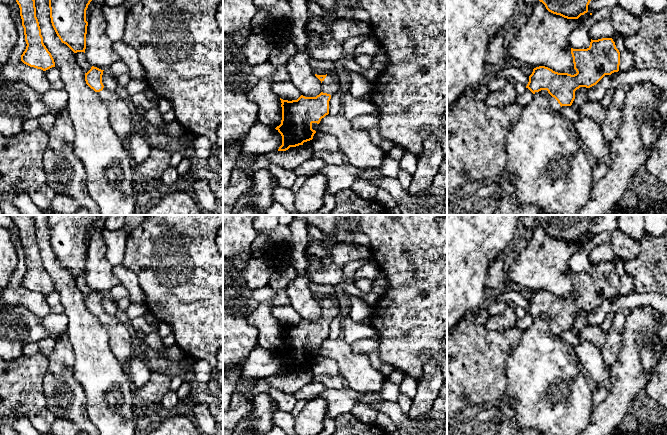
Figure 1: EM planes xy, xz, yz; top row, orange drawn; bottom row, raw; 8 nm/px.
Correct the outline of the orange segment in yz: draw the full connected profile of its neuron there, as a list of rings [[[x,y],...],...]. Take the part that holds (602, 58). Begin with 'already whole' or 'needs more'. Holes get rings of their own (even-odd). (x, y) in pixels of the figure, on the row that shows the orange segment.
needs more; [[[612,38],[591,39],[590,46],[587,49],[571,48],[571,54],[576,74],[558,73],[548,67],[539,66],[533,69],[526,86],[533,94],[541,90],[547,91],[550,94],[551,108],[556,111],[562,106],[571,106],[575,99],[575,91],[580,87],[590,88],[596,85],[605,75],[611,75],[619,71],[620,52]]]

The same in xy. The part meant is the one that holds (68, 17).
already whole; [[[49,0],[52,26],[61,42],[74,53],[85,53],[88,26],[86,10],[91,1]]]

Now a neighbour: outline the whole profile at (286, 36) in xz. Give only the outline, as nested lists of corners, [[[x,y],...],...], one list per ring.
[[[288,23],[284,27],[281,34],[279,36],[275,37],[273,40],[275,45],[282,44],[282,43],[289,43],[289,42],[294,43],[294,41],[295,41],[295,36],[293,34],[290,23]]]

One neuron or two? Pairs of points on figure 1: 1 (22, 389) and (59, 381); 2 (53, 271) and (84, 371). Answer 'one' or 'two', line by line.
1: two
2: one

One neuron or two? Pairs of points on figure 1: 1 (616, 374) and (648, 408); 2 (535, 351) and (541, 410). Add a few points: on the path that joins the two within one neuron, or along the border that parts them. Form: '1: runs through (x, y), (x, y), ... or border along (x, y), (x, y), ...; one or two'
1: border along (644, 390), (638, 394), (624, 416); two
2: runs through (540, 366), (541, 395); one

